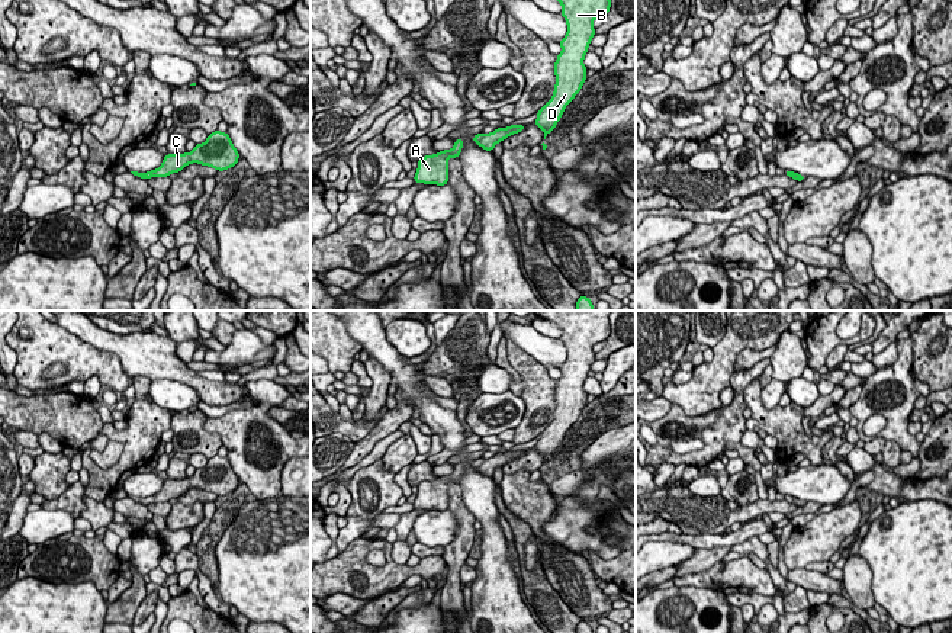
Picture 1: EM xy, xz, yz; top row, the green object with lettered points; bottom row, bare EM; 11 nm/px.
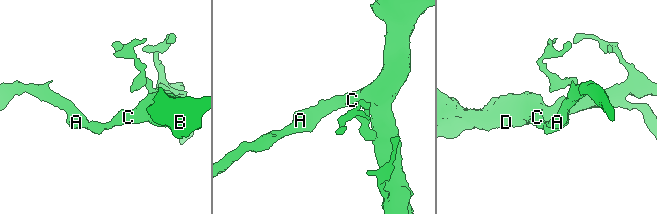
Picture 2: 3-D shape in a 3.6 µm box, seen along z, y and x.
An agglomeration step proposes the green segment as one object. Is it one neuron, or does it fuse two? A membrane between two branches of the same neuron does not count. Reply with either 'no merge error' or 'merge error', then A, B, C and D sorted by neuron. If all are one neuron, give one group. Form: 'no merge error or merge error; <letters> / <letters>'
no merge error; A B C D

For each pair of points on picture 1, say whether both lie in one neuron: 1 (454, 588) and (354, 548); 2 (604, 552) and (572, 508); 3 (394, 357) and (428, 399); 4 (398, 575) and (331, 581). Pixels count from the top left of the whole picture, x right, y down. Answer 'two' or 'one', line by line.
1: two
2: one
3: one
4: one

